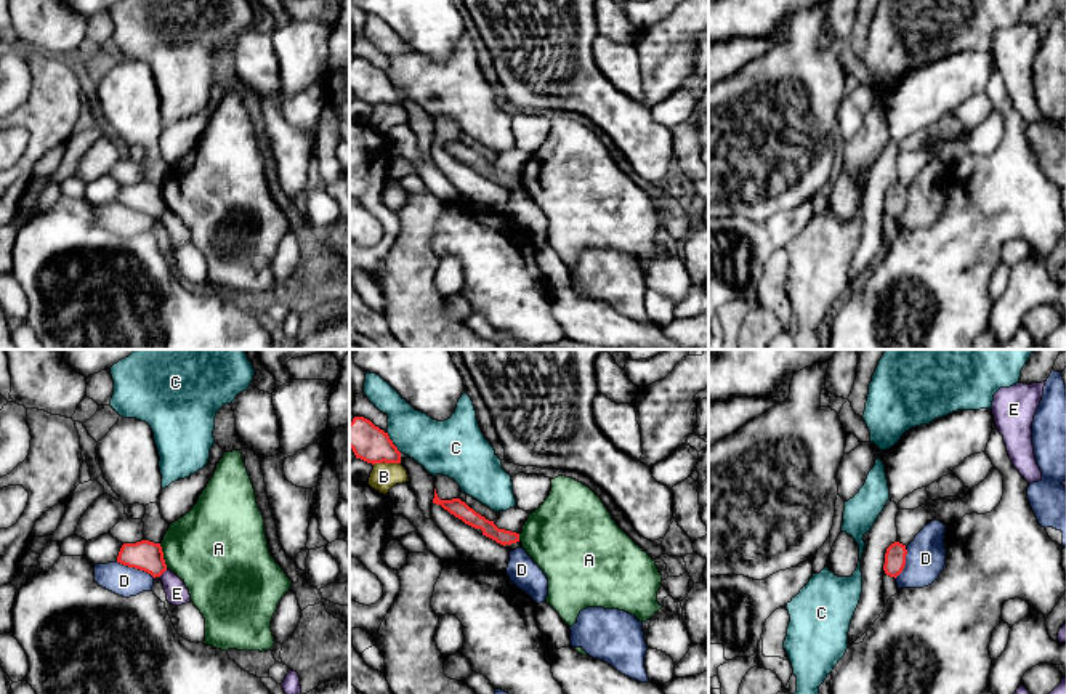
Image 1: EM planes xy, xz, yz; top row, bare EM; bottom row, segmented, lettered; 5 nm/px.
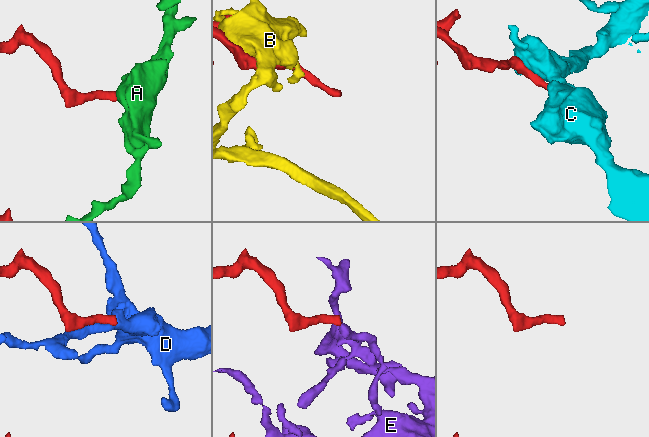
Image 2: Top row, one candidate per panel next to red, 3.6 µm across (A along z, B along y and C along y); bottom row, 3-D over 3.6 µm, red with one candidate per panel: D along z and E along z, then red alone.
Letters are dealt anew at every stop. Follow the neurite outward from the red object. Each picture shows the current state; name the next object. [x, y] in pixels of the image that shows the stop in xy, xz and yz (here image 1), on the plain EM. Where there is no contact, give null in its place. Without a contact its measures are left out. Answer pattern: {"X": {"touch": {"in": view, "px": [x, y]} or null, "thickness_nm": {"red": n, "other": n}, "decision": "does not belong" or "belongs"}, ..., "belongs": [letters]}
{"A": {"touch": {"in": "xy", "px": [162, 197]}, "thickness_nm": {"red": 150, "other": 420}, "decision": "does not belong"}, "B": {"touch": {"in": "xz", "px": [387, 103]}, "thickness_nm": {"red": 180, "other": 140}, "decision": "does not belong"}, "C": {"touch": {"in": "xz", "px": [391, 84]}, "thickness_nm": {"red": 180, "other": 280}, "decision": "does not belong"}, "D": {"touch": {"in": "xy", "px": [135, 209]}, "thickness_nm": {"red": 150, "other": 150}, "decision": "does not belong"}, "E": {"touch": {"in": "xy", "px": [162, 213]}, "thickness_nm": {"red": 150, "other": 110}, "decision": "does not belong"}, "belongs": []}

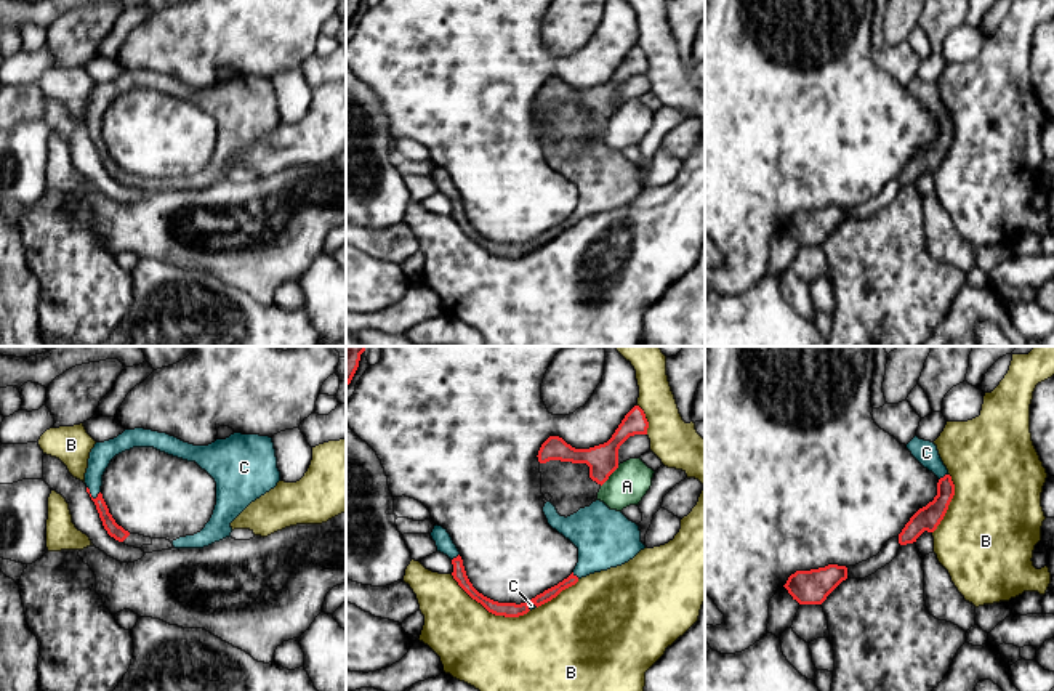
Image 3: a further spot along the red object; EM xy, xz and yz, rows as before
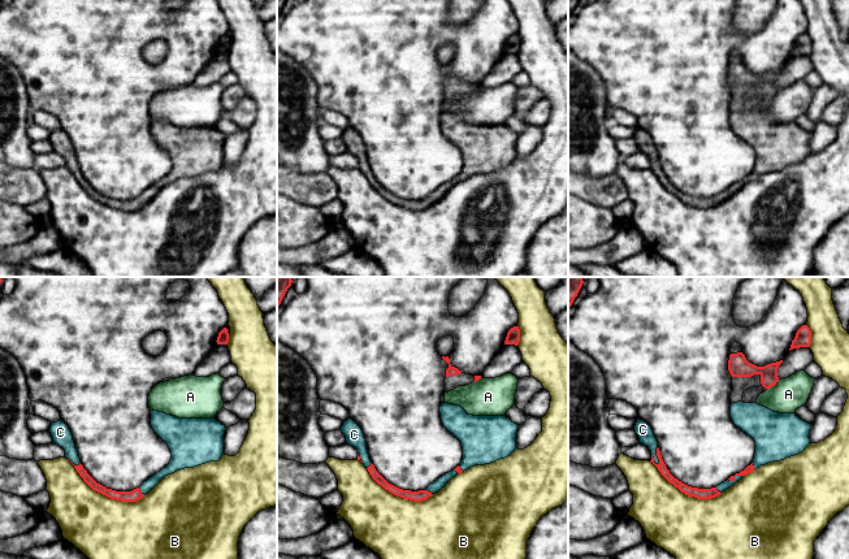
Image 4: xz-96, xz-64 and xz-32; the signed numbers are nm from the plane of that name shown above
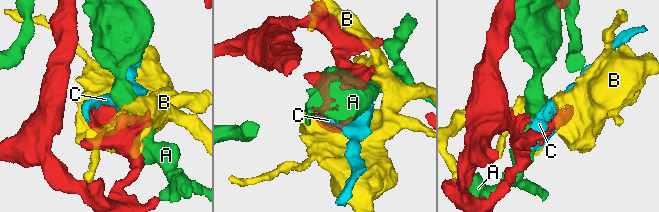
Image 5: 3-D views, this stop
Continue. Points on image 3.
{"A": {"touch": {"in": "xz", "px": [609, 116]}, "thickness_nm": {"red": 160, "other": 190}, "decision": "does not belong"}, "B": {"touch": {"in": "xz", "px": [489, 252]}, "thickness_nm": {"red": 80, "other": 420}, "decision": "does not belong"}, "C": {"touch": {"in": "xy", "px": [88, 133]}, "thickness_nm": {"red": 70, "other": 110}, "decision": "belongs"}, "belongs": ["C"]}

